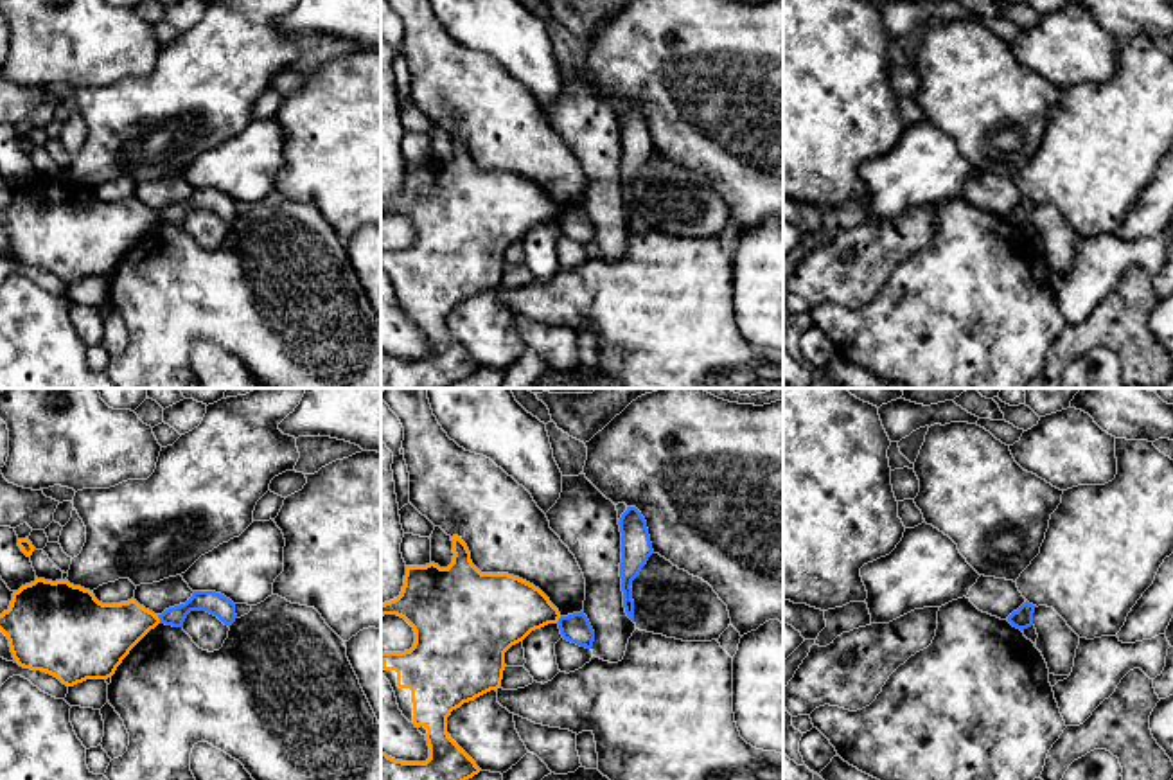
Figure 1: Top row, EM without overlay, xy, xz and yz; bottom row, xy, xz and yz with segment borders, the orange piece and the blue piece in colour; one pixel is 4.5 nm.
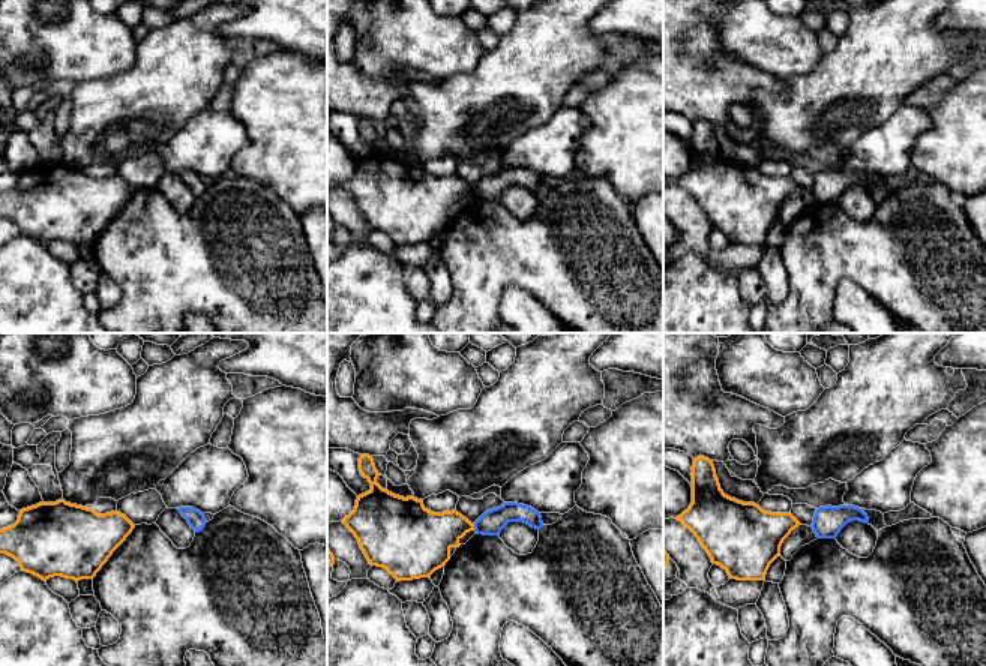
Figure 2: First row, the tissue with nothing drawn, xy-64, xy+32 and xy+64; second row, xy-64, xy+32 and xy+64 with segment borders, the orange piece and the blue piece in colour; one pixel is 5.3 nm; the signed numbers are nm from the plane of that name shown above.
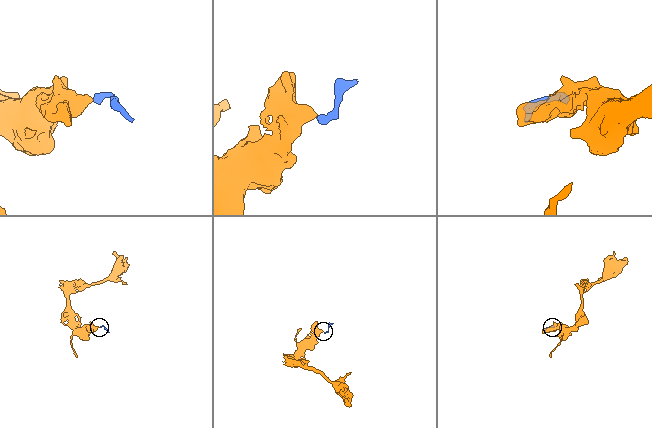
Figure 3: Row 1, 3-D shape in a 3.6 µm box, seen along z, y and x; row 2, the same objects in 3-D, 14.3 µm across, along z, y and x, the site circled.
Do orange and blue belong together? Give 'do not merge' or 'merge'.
do not merge

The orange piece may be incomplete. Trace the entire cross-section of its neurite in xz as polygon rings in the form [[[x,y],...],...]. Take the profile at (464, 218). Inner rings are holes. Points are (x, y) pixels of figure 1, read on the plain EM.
[[[453,133],[451,138],[454,153],[447,165],[435,160],[406,164],[401,192],[381,201],[381,216],[397,212],[415,228],[410,248],[381,250],[381,270],[395,289],[399,307],[429,343],[426,359],[402,359],[381,349],[381,388],[447,388],[478,372],[481,367],[447,331],[447,315],[463,300],[498,288],[505,250],[560,216],[539,185],[508,171],[481,171],[462,135]]]

